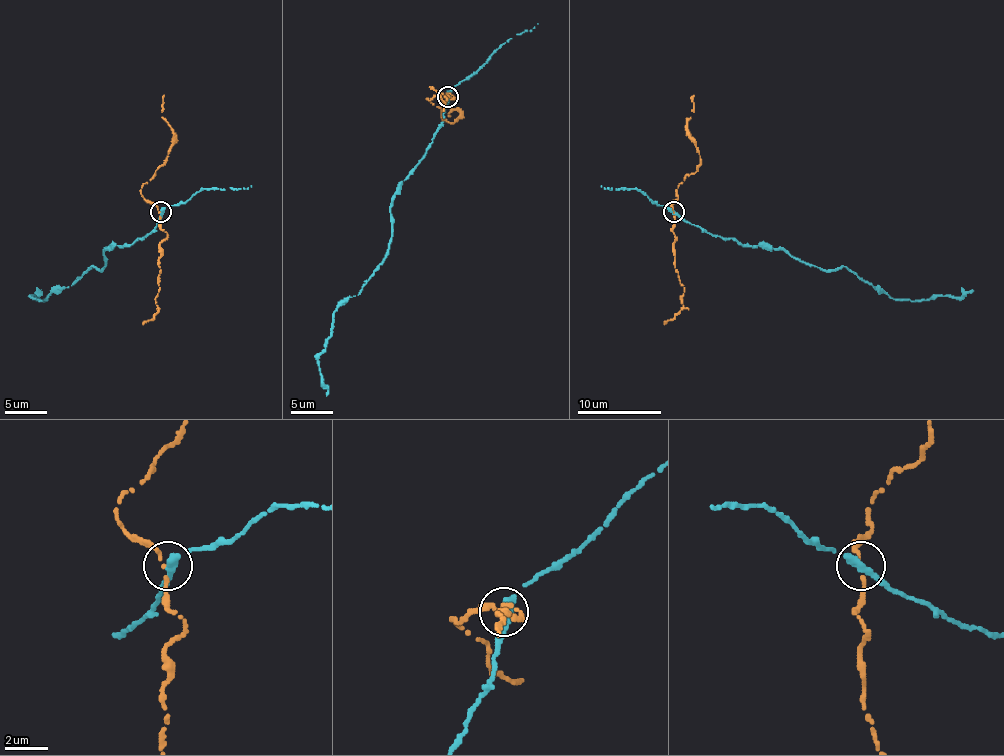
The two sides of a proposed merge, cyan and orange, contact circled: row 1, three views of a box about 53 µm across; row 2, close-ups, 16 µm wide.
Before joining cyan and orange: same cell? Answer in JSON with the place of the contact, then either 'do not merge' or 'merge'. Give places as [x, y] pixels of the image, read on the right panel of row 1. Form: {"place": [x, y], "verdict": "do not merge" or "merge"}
{"place": [674, 212], "verdict": "do not merge"}

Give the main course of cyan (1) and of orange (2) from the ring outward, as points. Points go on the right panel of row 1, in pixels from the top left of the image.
1: (673, 212), (715, 235), (751, 246), (778, 248), (833, 271), (845, 267), (892, 298), (929, 300), (974, 290)
2: (673, 212), (677, 187), (696, 170), (700, 157), (688, 130), (694, 94)

